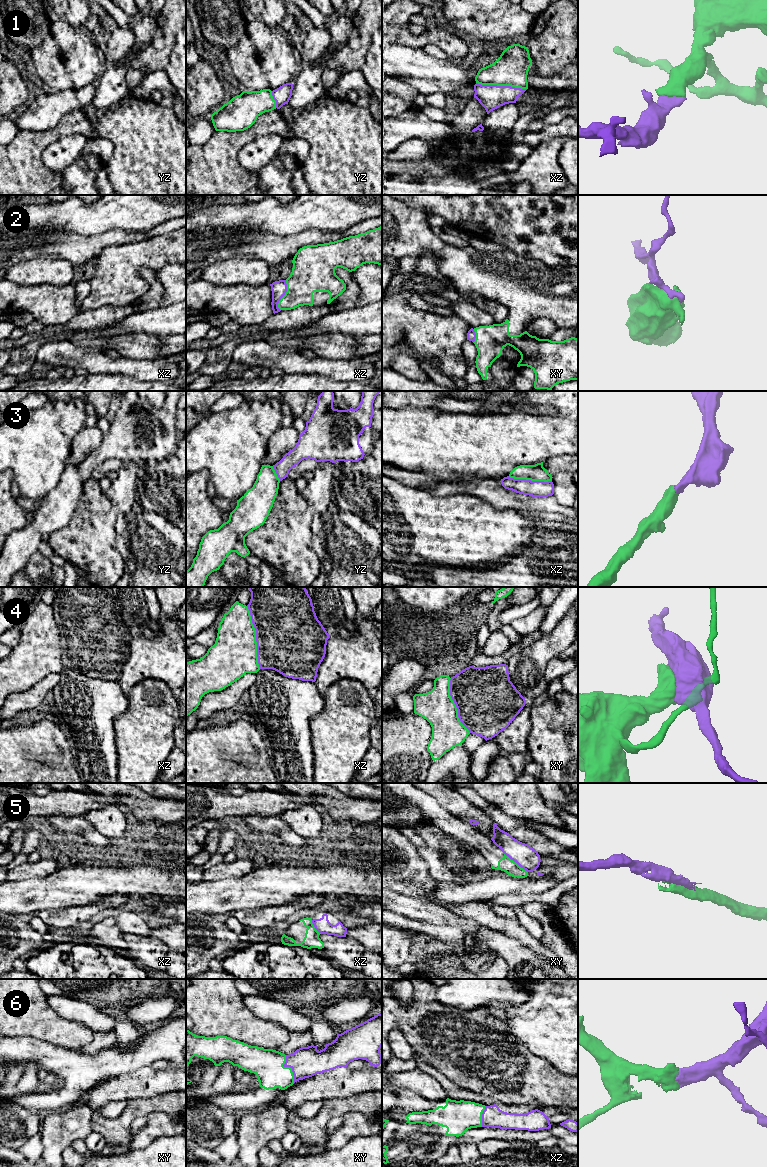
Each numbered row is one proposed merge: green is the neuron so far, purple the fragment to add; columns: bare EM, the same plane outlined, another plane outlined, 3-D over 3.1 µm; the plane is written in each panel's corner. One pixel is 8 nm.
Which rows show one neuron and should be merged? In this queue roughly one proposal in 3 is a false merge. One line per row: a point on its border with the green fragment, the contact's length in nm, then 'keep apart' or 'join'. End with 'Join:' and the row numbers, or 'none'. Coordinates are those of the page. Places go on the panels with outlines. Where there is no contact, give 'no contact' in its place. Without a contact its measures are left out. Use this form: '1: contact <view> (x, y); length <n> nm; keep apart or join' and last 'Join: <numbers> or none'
1: contact xz (501, 85); length 420 nm; join
2: contact xz (284, 295); length 260 nm; keep apart
3: contact xz (530, 479); length 360 nm; join
4: contact xz (255, 637); length 500 nm; keep apart
5: contact xy (515, 862); length 240 nm; keep apart
6: contact xy (289, 1067); length 240 nm; join
Join: 1, 3, 6

